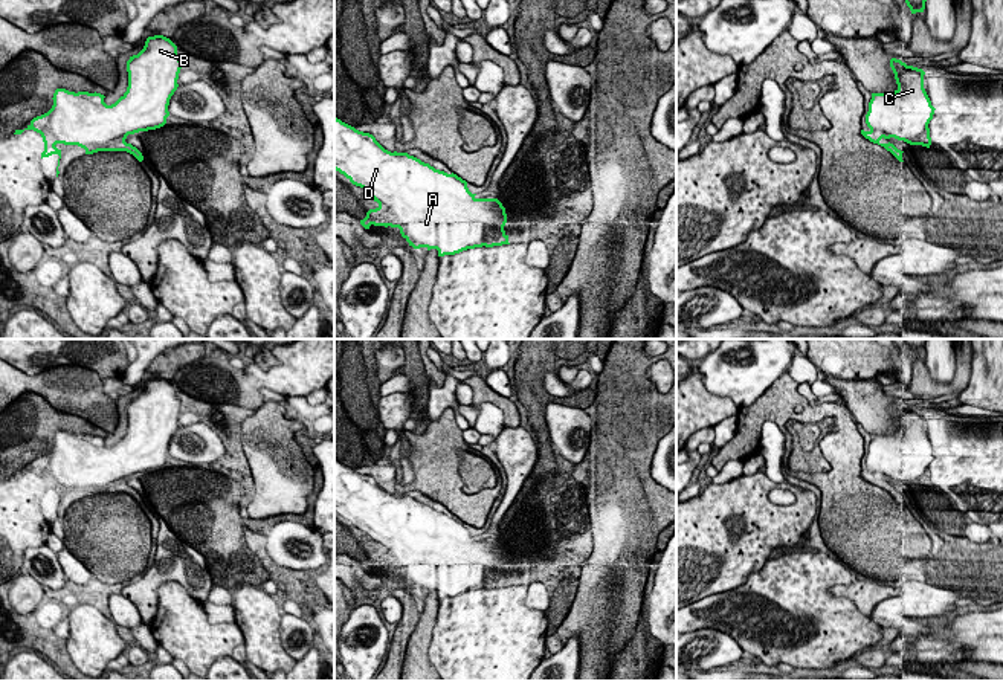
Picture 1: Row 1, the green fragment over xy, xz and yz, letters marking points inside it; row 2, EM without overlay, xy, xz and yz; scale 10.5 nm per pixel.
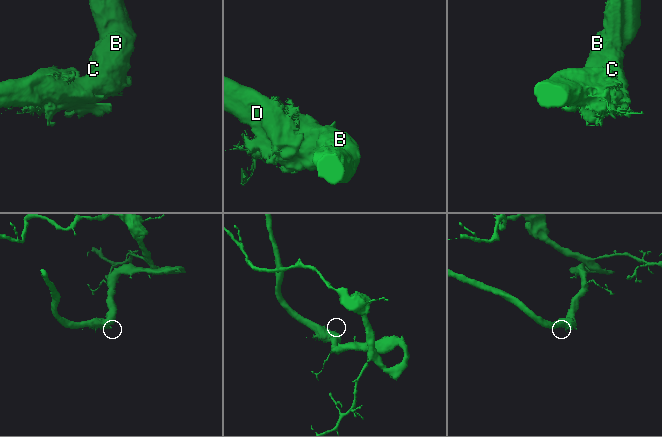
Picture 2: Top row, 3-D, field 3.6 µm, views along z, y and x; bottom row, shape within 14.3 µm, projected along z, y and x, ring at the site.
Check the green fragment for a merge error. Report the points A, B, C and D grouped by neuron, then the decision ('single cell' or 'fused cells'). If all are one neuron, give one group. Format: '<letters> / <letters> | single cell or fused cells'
A B C D | single cell

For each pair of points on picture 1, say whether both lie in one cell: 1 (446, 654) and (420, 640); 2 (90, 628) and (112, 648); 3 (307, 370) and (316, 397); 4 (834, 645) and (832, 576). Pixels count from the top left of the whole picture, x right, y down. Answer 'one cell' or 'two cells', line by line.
1: two cells
2: one cell
3: two cells
4: one cell

